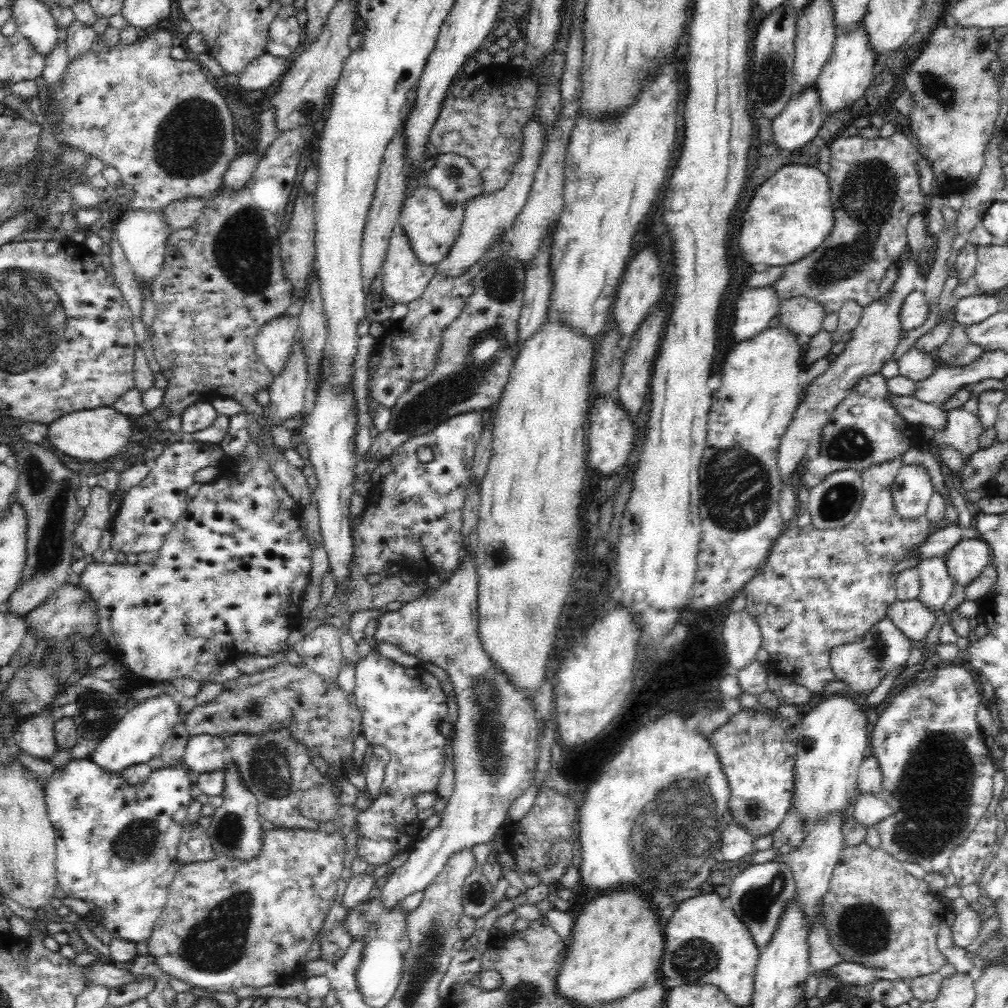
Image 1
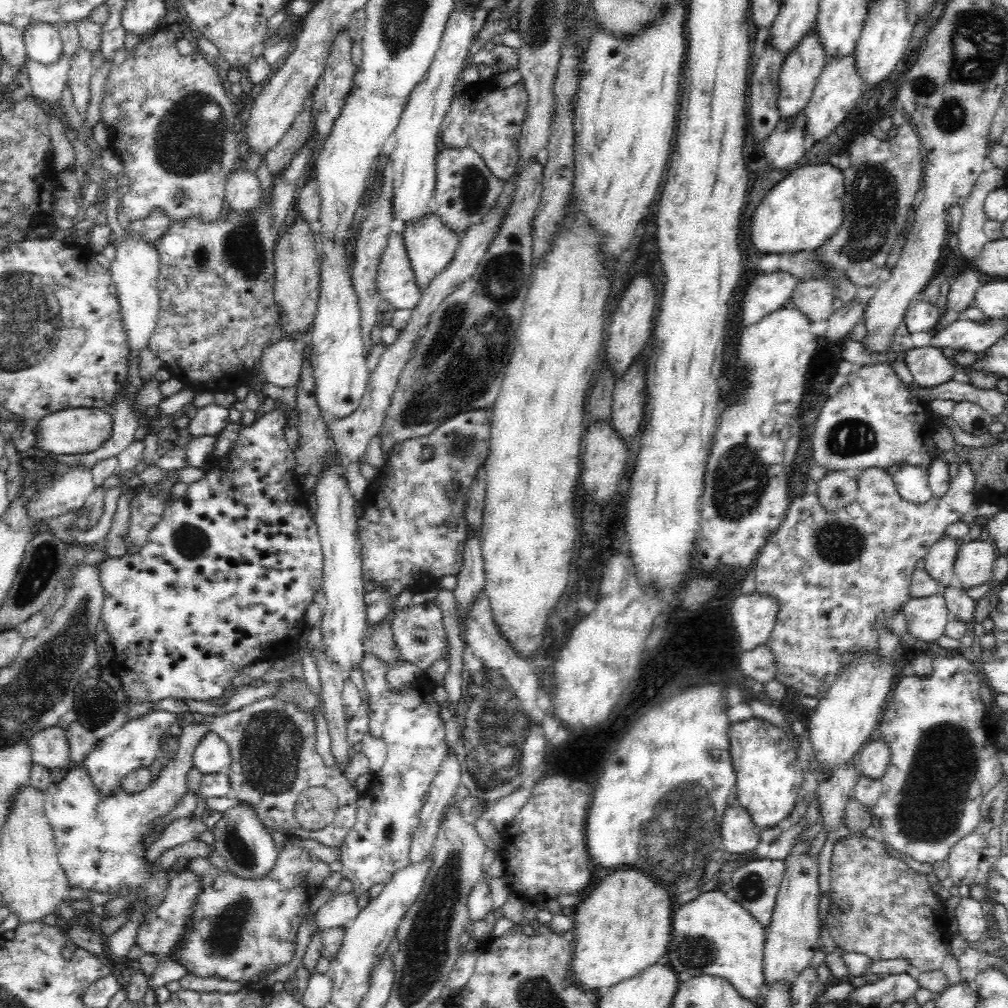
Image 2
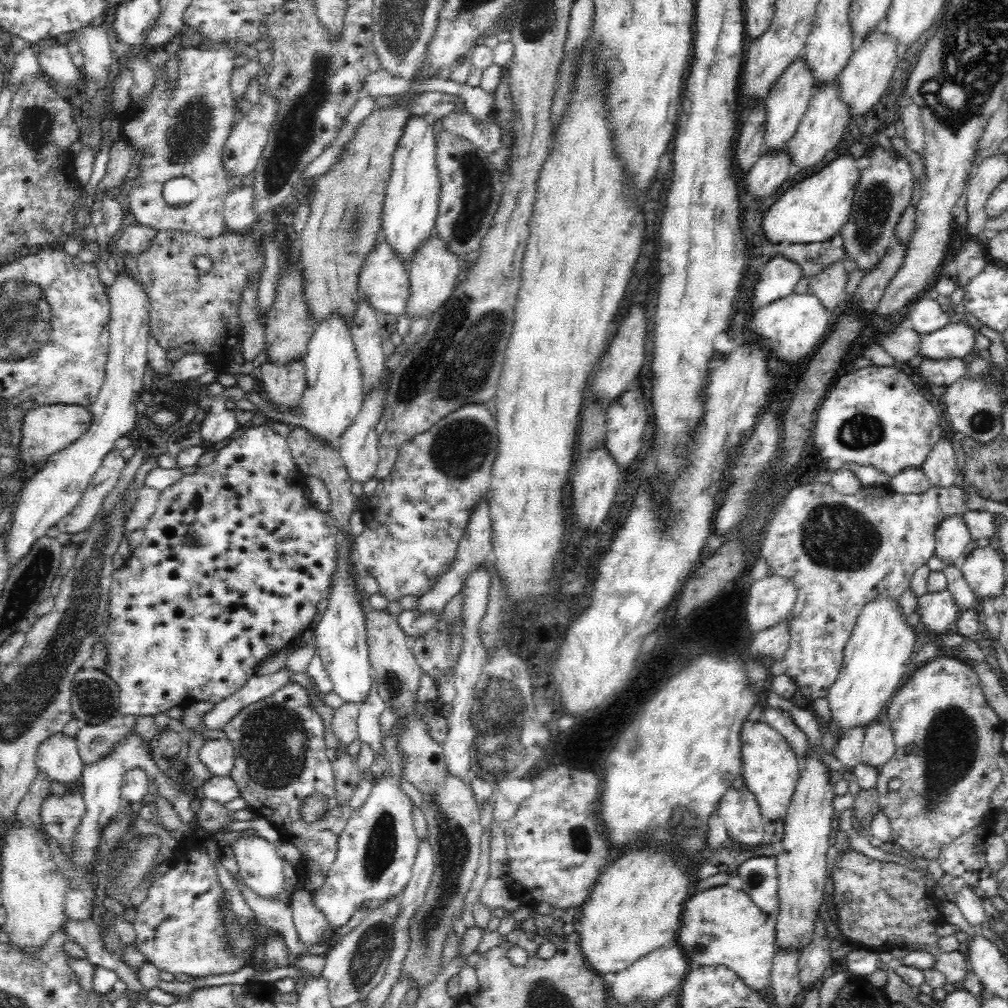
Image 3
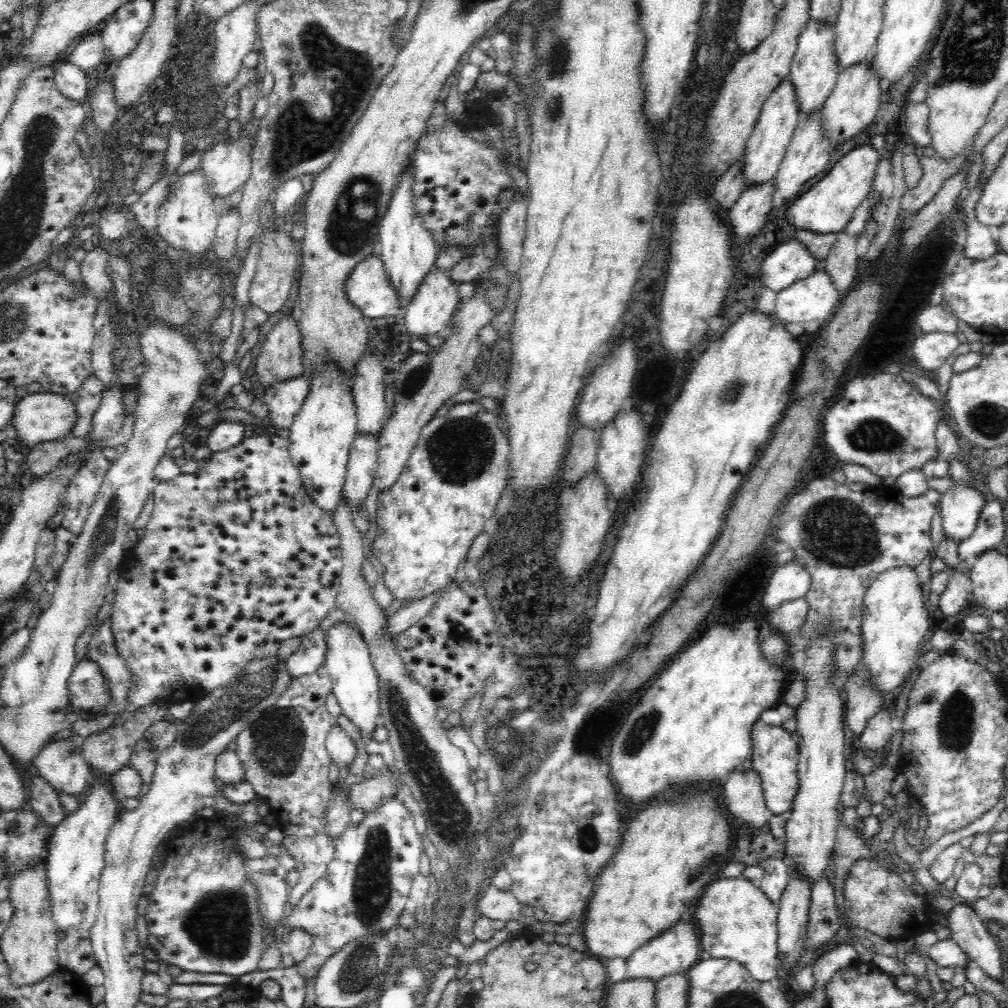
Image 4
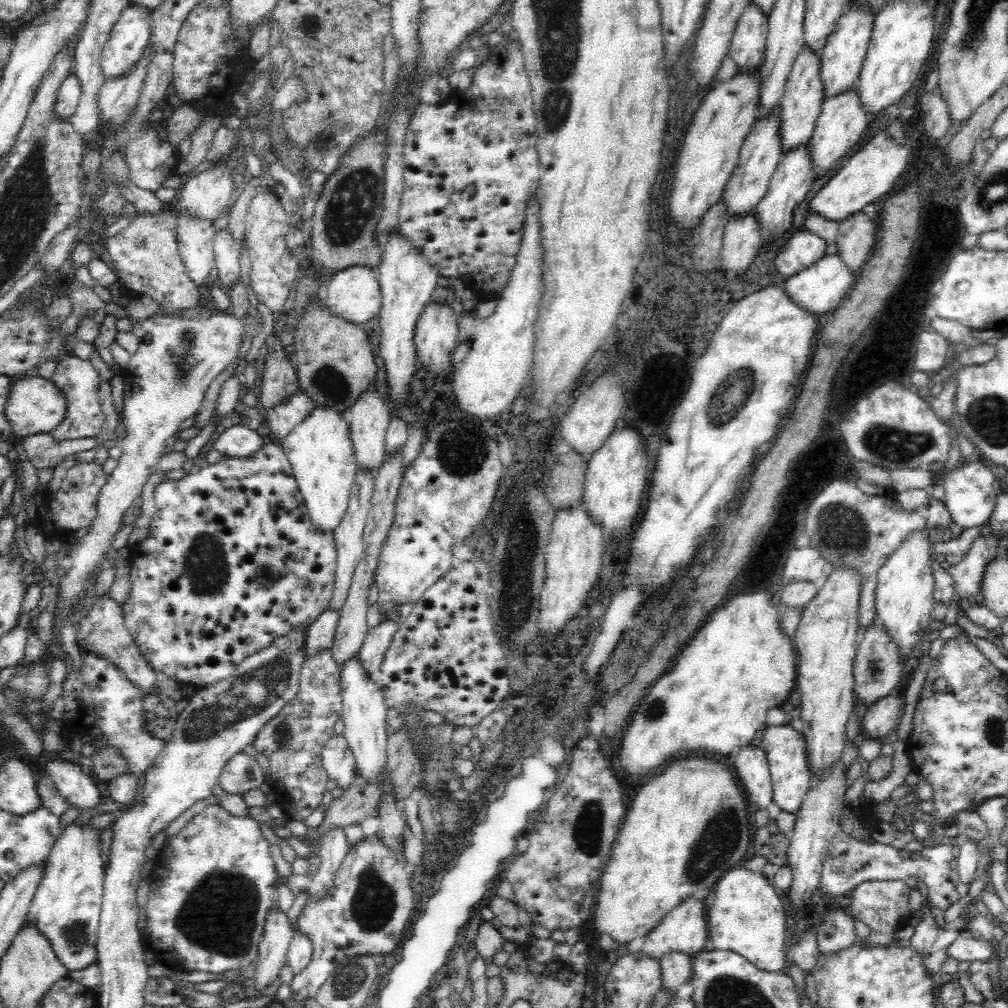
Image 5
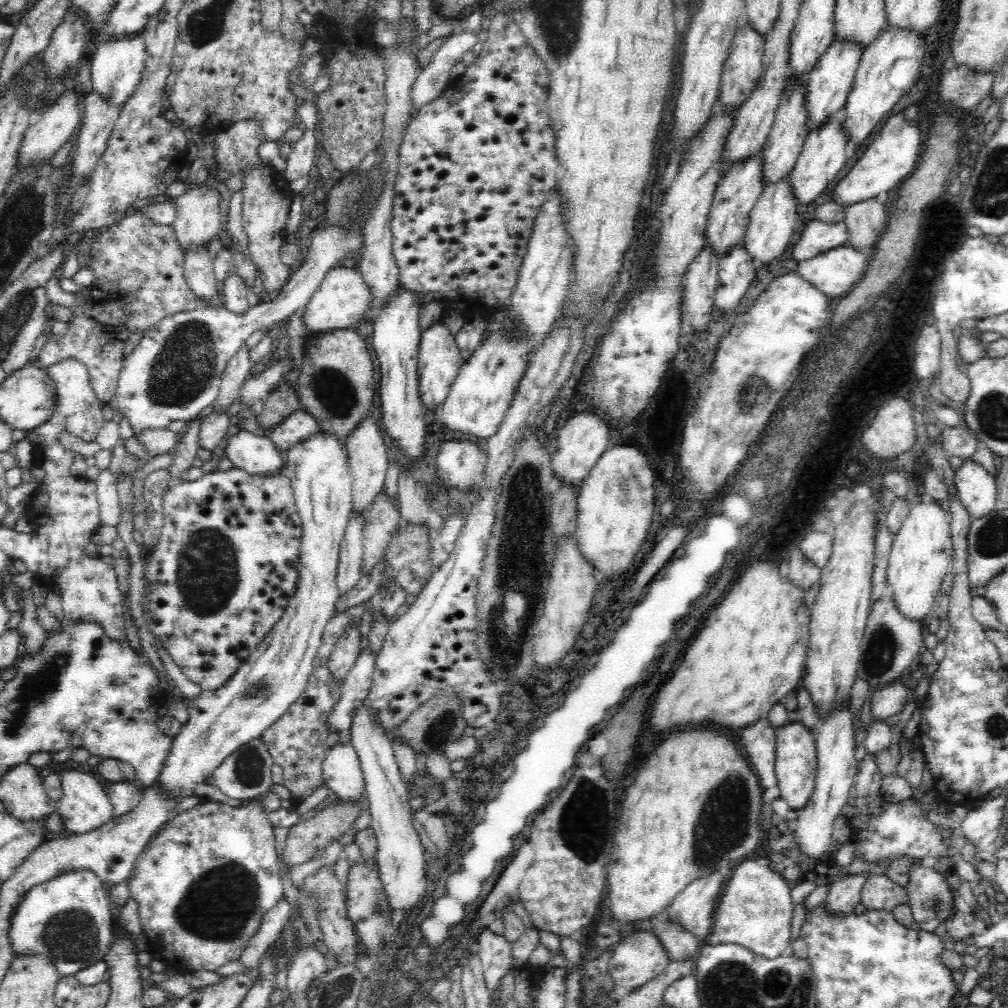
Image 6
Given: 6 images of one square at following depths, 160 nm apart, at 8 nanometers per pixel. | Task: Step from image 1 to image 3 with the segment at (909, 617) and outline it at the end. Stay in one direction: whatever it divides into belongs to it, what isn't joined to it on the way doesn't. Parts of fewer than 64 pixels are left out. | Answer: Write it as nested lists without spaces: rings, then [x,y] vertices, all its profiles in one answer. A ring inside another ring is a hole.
[[[948,590],[920,596],[915,609],[926,630],[937,635],[947,634],[950,624],[958,619],[958,611]]]

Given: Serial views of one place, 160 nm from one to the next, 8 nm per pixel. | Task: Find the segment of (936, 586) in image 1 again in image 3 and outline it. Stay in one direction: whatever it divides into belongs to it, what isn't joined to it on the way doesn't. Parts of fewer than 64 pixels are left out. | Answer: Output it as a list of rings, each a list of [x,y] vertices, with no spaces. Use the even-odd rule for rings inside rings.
[[[962,515],[948,517],[935,533],[935,554],[946,566],[960,566],[971,535],[962,521]]]

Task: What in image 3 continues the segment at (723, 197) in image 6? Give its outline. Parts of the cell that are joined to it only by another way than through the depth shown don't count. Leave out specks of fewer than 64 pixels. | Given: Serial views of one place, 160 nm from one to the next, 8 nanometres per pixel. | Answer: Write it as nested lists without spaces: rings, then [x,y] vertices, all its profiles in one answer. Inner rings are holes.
[[[800,56],[795,59],[774,82],[770,88],[766,101],[766,139],[764,139],[764,151],[782,150],[784,144],[791,140],[796,133],[797,127],[806,113],[807,106],[813,98],[816,90],[816,79],[812,75],[812,69],[806,65],[806,57]]]

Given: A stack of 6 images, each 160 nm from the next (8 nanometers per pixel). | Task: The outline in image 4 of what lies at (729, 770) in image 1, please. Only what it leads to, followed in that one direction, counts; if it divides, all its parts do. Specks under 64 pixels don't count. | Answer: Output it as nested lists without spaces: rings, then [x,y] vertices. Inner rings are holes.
[[[754,722],[750,732],[751,770],[758,774],[764,804],[773,816],[787,815],[798,788],[799,746],[796,737],[779,726]]]

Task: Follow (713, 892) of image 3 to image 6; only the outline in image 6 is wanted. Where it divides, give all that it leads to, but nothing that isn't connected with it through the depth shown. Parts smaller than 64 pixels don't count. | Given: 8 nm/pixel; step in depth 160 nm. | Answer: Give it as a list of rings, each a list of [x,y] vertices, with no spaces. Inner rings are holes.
[[[744,859],[731,870],[724,883],[719,902],[713,914],[712,932],[718,934],[720,944],[737,944],[766,960],[772,960],[786,954],[790,945],[790,922],[794,905],[790,899],[790,888],[784,878],[776,873],[765,861]]]

